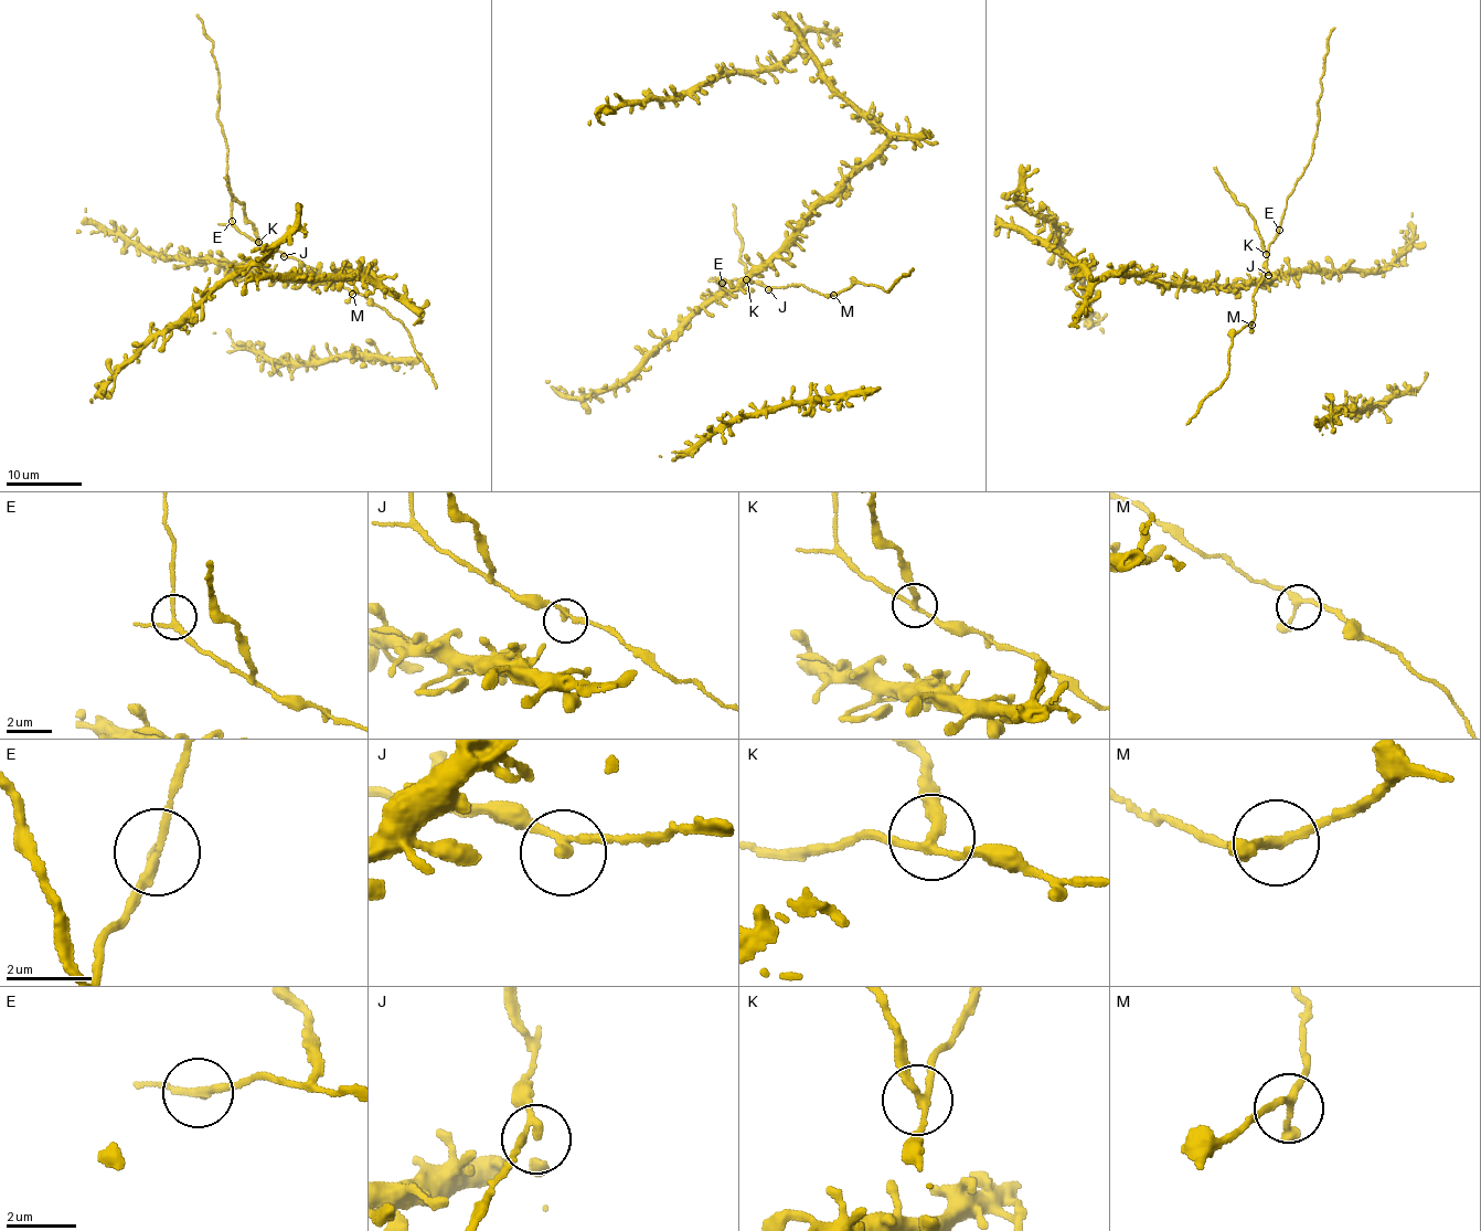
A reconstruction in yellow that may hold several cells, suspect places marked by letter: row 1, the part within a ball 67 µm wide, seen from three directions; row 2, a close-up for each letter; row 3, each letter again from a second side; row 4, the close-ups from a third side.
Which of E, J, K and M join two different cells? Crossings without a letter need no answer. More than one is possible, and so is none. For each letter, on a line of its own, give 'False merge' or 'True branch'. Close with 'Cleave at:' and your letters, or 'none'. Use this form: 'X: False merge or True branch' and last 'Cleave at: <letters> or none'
E: True branch
J: True branch
K: False merge
M: True branch
Cleave at: K

